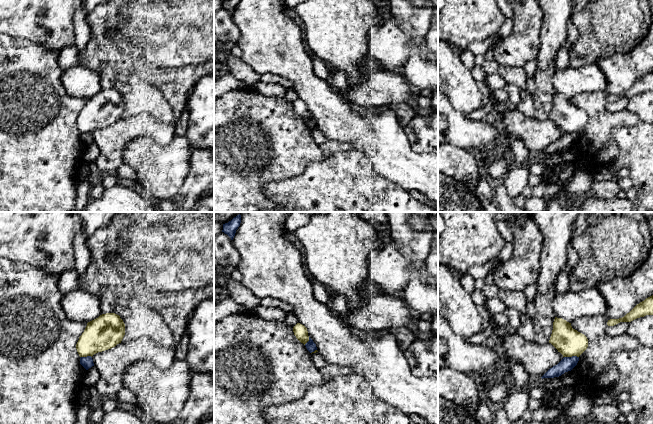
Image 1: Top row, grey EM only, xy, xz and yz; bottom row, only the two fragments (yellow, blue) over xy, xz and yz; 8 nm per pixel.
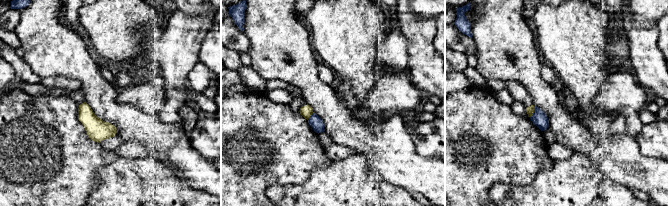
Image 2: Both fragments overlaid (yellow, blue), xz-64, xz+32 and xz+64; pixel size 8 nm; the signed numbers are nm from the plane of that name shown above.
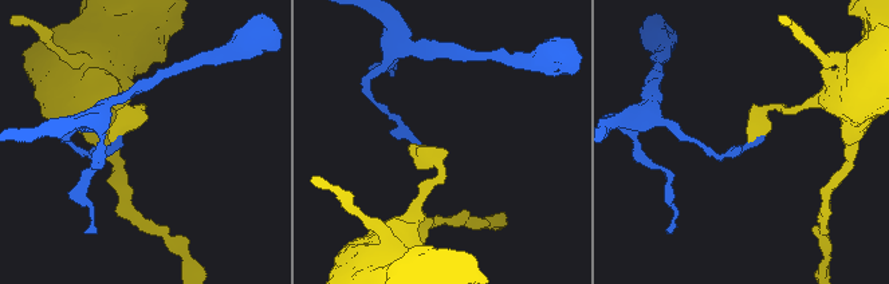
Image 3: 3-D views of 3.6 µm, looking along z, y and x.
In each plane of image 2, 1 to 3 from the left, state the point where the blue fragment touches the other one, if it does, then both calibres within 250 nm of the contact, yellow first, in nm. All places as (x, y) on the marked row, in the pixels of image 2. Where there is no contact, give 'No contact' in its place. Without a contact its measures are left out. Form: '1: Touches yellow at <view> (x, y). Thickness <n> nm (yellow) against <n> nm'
1: No contact
2: Touches yellow at xz+32 (310, 115). Thickness 100 nm (yellow) against 100 nm
3: Touches yellow at xz+64 (533, 112). Thickness 60 nm (yellow) against 120 nm

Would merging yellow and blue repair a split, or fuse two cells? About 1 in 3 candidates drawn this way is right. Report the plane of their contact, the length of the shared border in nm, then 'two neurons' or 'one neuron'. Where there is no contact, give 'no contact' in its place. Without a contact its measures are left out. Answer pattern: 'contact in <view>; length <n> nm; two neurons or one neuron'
contact in yz; length 120 nm; two neurons

